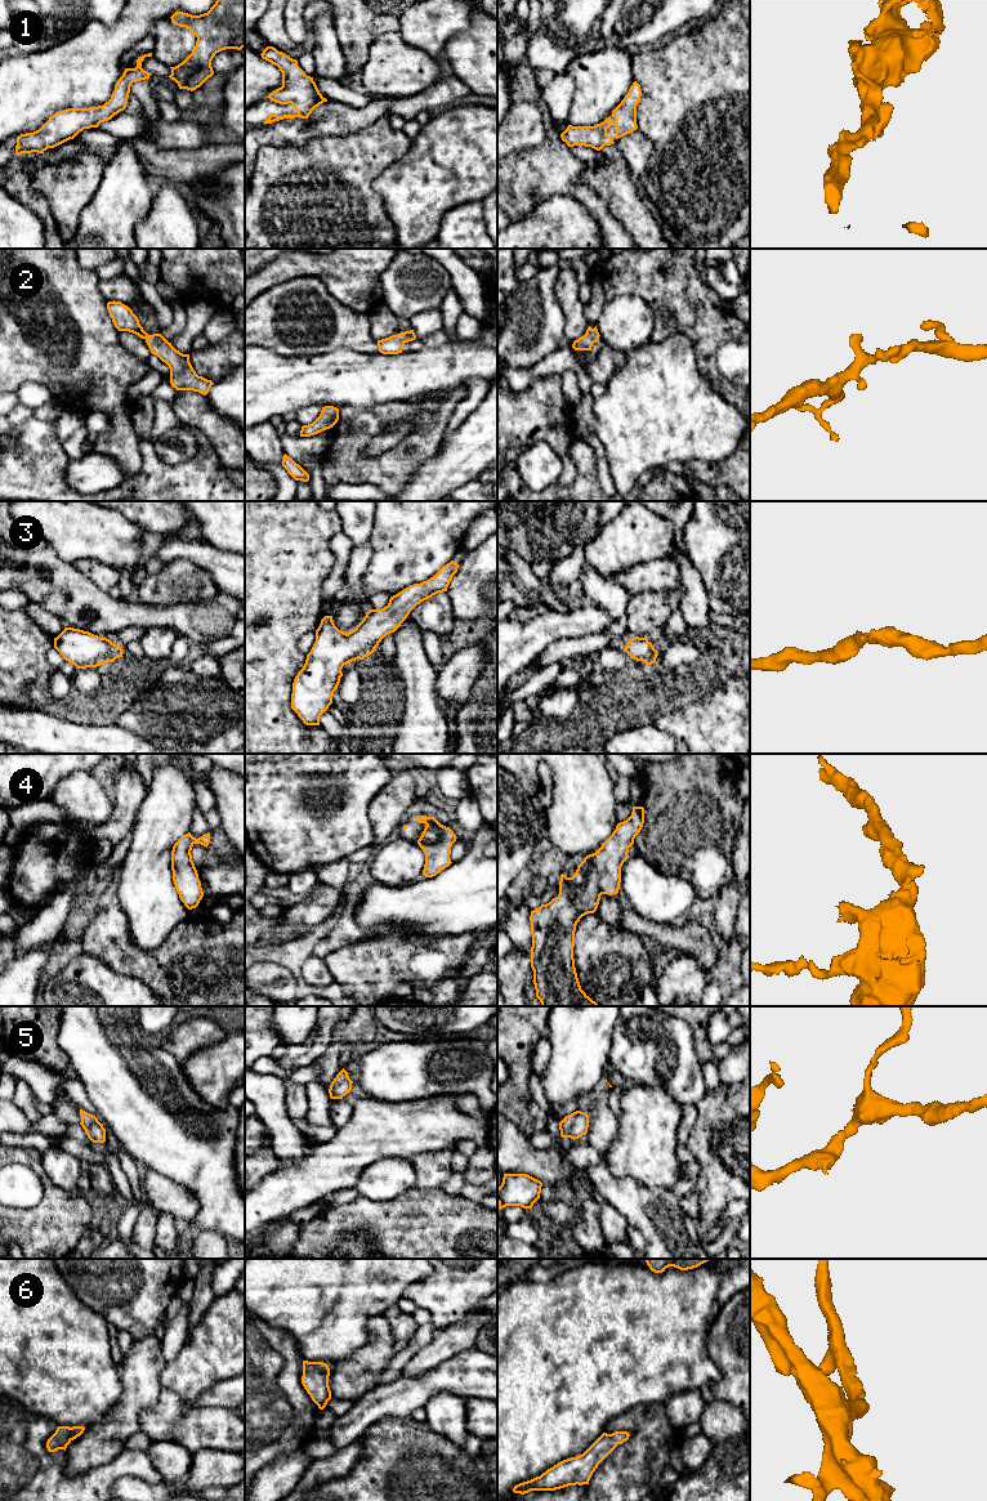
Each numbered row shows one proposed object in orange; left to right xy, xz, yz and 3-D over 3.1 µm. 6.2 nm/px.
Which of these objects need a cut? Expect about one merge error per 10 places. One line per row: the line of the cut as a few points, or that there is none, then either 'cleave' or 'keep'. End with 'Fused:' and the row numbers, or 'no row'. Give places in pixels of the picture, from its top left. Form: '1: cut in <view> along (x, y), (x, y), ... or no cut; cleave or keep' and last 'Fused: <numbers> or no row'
1: no cut; keep
2: no cut; keep
3: no cut; keep
4: no cut; keep
5: no cut; keep
6: no cut; keep
Fused: no row

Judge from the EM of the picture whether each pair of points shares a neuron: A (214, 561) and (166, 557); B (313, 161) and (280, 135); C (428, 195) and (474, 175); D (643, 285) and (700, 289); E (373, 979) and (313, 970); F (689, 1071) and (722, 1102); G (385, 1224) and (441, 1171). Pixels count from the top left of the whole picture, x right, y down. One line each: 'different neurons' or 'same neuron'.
A: same neuron
B: different neurons
C: same neuron
D: same neuron
E: different neurons
F: different neurons
G: different neurons

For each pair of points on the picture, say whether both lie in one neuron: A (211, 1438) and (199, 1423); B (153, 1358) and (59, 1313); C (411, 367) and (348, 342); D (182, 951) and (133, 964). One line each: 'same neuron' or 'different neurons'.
A: same neuron
B: different neurons
C: different neurons
D: same neuron

